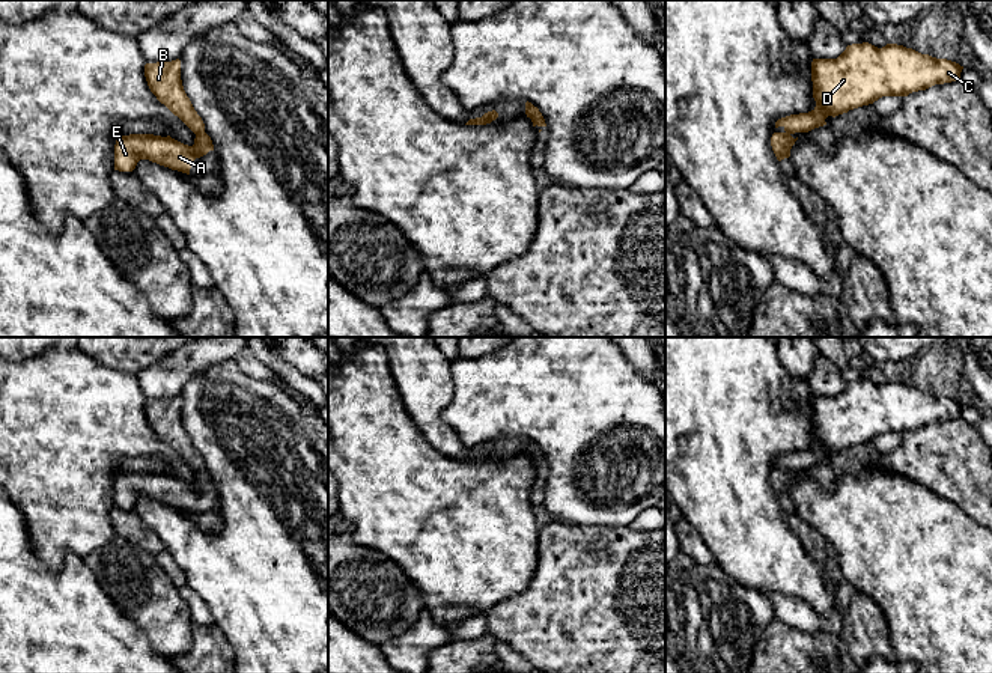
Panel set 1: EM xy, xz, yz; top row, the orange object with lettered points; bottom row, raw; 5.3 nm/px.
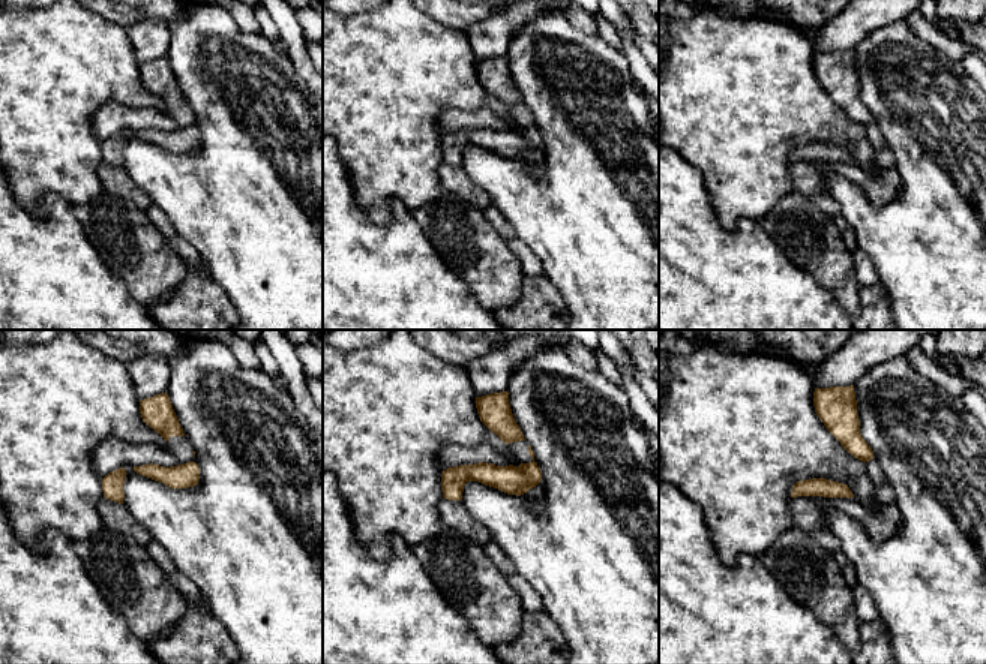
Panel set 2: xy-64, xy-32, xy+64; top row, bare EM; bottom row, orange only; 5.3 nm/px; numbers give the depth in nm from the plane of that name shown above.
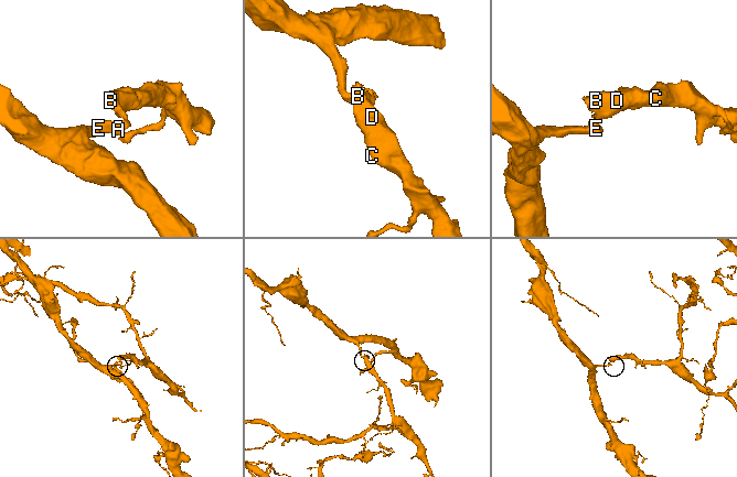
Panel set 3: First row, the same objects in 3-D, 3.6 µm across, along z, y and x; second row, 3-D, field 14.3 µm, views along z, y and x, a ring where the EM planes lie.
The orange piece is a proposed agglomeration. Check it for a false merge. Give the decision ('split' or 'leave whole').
split

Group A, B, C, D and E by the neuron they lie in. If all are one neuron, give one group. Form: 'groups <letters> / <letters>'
groups A E / B C D

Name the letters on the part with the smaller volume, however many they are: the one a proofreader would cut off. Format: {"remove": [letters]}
{"remove": ["B", "C", "D"]}

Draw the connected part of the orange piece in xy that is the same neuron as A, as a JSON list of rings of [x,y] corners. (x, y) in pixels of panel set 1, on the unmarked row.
[[[206,470],[197,471],[193,483],[184,482],[170,473],[122,473],[114,482],[114,507],[132,509],[140,497],[149,497],[190,512],[194,497],[206,492],[209,488],[214,488],[214,482]]]

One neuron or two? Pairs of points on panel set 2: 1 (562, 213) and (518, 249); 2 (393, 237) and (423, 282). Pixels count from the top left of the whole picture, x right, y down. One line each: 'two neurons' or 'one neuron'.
1: two neurons
2: one neuron

